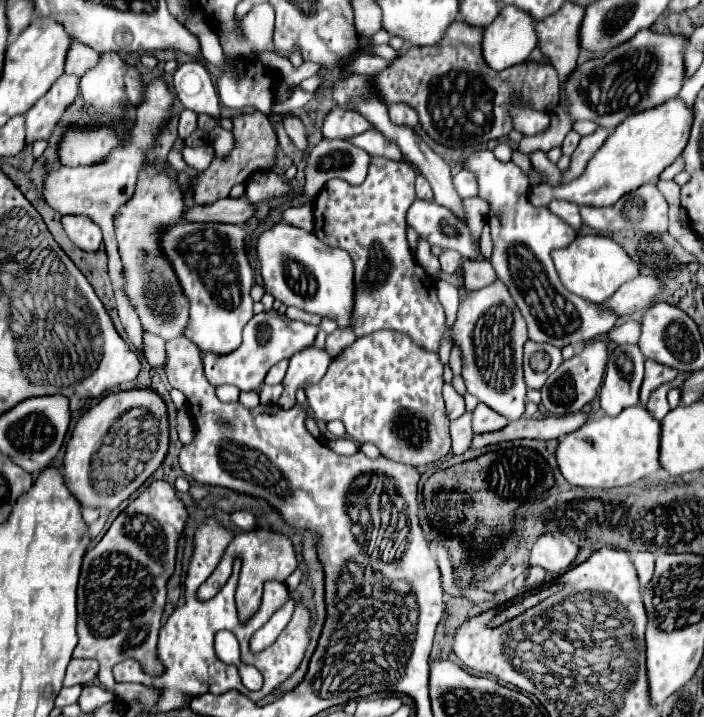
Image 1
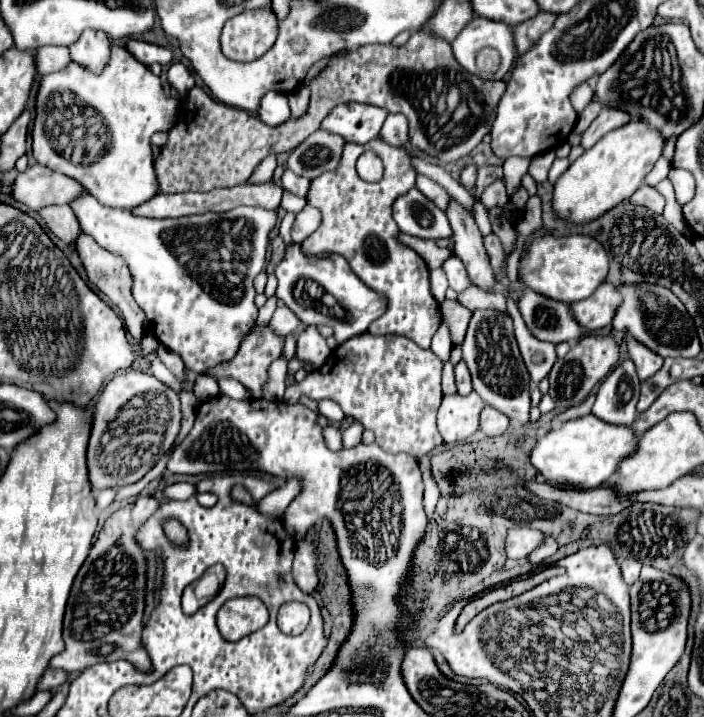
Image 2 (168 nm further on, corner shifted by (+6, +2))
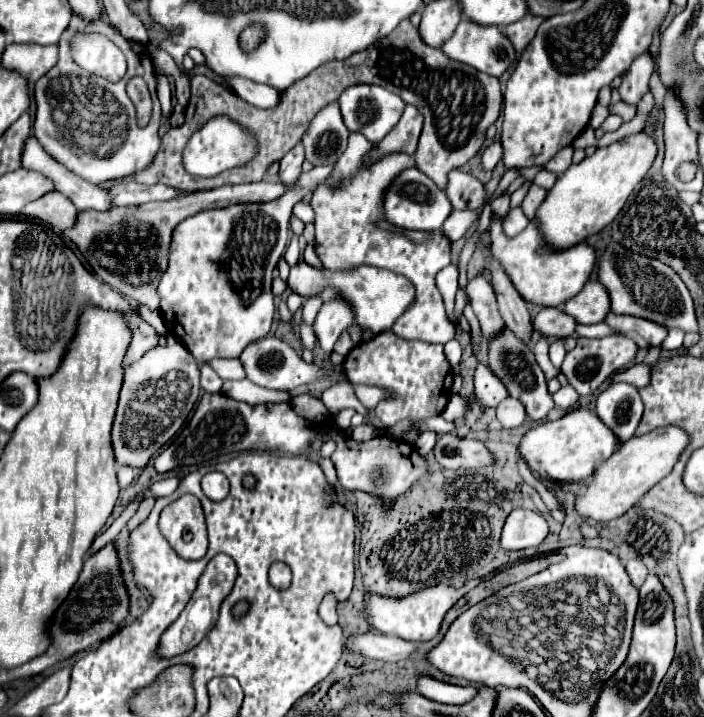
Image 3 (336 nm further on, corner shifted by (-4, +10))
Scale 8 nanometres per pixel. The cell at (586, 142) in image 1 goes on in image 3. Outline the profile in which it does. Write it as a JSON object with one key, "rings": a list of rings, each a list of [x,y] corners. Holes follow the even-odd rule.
{"rings":[[[642,52],[632,66],[628,68],[628,74],[624,74],[624,80],[618,88],[622,100],[626,104],[636,106],[640,102],[640,98],[648,92],[648,80],[654,72],[654,62],[650,58],[650,52]]]}

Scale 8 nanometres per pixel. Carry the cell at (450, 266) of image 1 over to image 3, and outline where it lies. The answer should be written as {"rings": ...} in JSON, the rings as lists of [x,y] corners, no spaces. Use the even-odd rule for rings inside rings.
{"rings":[[[476,276],[468,282],[466,286],[466,292],[470,296],[470,302],[472,302],[472,308],[474,308],[474,314],[478,316],[480,320],[480,328],[482,328],[482,334],[490,340],[494,336],[498,336],[506,324],[498,312],[498,302],[496,302],[496,296],[494,296],[494,290],[492,286],[488,284],[488,280],[484,276]]]}

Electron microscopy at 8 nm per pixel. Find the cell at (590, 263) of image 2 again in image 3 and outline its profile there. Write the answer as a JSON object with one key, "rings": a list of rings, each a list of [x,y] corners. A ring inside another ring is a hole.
{"rings":[[[498,220],[492,222],[490,226],[490,252],[496,262],[504,268],[508,274],[510,282],[518,290],[518,294],[532,304],[538,306],[560,306],[568,298],[576,296],[584,282],[590,278],[594,266],[596,266],[596,256],[594,248],[590,248],[586,242],[576,244],[564,252],[558,254],[538,254],[536,250],[542,246],[538,230],[534,224],[528,224],[516,238],[508,238],[502,230],[502,224]]]}

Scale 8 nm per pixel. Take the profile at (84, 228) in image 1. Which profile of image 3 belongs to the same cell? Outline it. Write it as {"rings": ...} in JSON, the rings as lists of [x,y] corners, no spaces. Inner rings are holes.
{"rings":[[[50,192],[38,198],[36,202],[24,206],[24,210],[20,212],[20,218],[44,222],[54,230],[66,230],[76,220],[76,214],[78,210],[72,206],[72,202],[68,202],[68,198],[64,198],[62,194]]]}

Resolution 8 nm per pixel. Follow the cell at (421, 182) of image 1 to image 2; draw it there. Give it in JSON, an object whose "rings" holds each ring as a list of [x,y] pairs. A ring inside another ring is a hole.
{"rings":[[[418,176],[418,178],[416,178],[416,188],[418,188],[426,198],[430,198],[438,208],[446,210],[446,202],[450,200],[450,194],[448,194],[440,184],[432,182],[432,180],[426,178],[426,176]]]}

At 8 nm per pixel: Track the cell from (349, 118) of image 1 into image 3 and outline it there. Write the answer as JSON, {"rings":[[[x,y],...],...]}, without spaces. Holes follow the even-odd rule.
{"rings":[[[356,84],[356,86],[350,86],[348,90],[342,92],[340,108],[342,108],[344,122],[346,122],[348,130],[350,132],[360,132],[368,142],[376,144],[376,142],[380,142],[380,138],[384,138],[398,124],[406,104],[402,102],[400,96],[388,92],[382,86],[376,86],[376,84]]]}

